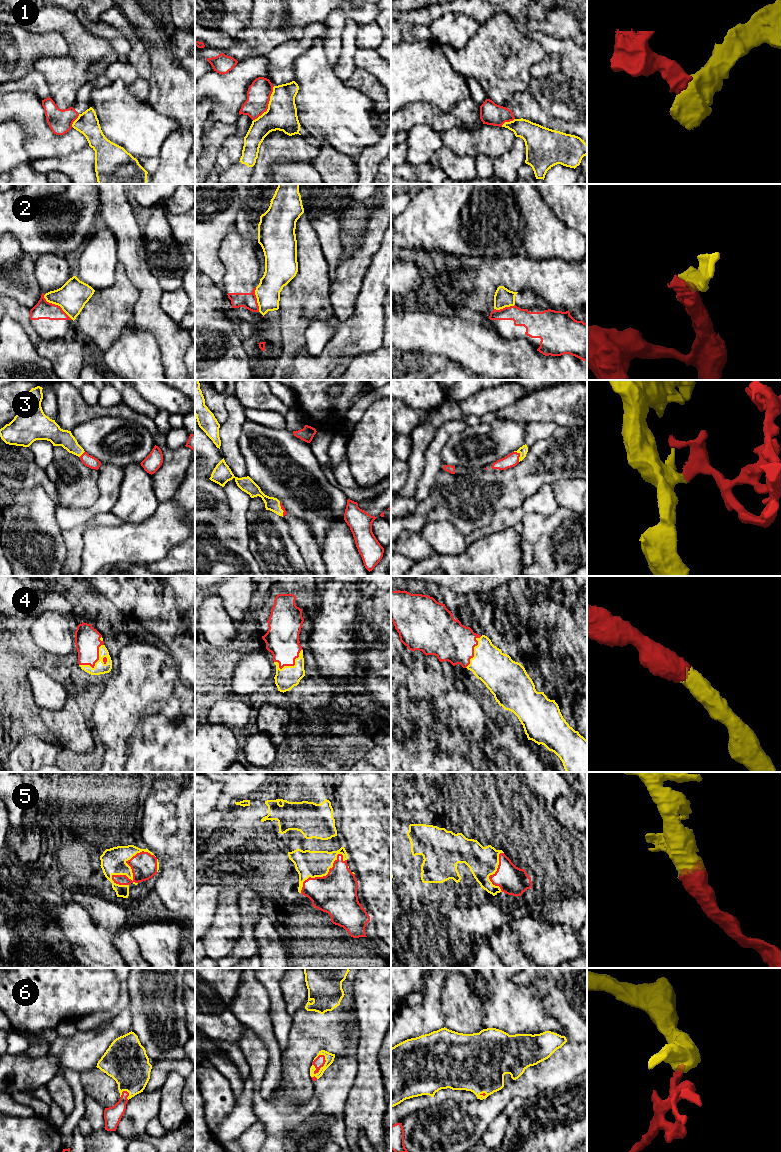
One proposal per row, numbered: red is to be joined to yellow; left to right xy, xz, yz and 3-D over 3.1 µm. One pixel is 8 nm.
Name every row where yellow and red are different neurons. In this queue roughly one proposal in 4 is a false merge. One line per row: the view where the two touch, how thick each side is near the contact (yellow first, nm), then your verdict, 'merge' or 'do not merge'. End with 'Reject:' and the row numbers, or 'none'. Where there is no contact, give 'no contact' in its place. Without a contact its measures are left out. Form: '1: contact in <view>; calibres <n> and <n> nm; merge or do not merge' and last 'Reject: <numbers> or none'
1: contact in xz; calibres 240 and 190 nm; do not merge
2: contact in xy; calibres 240 and 140 nm; do not merge
3: contact in yz; calibres 70 and 110 nm; merge
4: contact in xz; calibres 180 and 280 nm; merge
5: contact in xy; calibres 200 and 200 nm; merge
6: contact in xz; calibres 80 and 90 nm; merge
Reject: 1, 2

